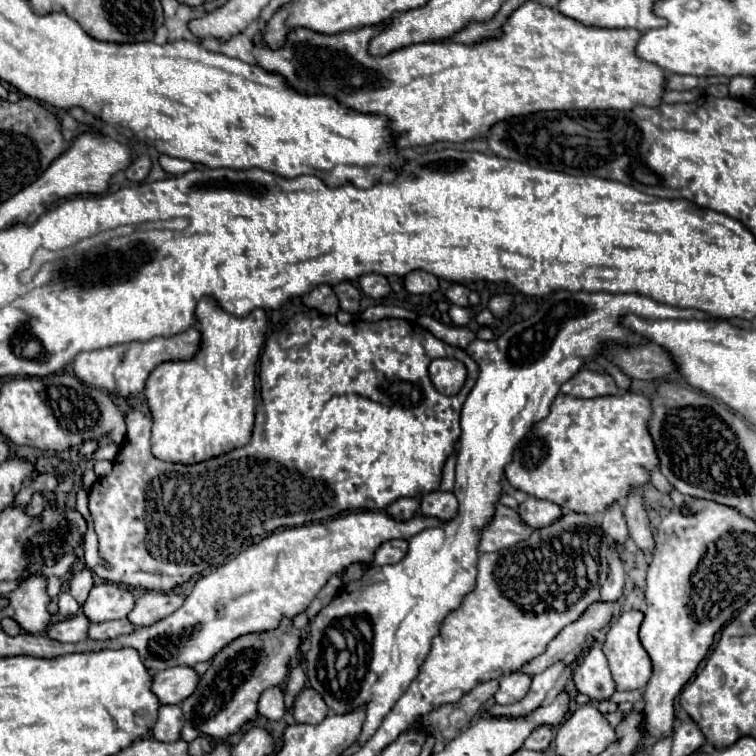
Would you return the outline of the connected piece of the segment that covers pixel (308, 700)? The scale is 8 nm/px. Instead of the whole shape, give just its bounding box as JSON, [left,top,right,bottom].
[294,688,328,724]

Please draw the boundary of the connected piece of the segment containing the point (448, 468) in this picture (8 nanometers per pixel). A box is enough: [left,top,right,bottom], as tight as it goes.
[440,452,456,490]

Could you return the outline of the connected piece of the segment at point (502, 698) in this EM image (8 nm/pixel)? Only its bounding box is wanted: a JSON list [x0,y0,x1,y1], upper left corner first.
[494,672,532,704]

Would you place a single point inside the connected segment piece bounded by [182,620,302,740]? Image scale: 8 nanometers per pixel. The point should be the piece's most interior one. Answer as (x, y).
(225, 699)

